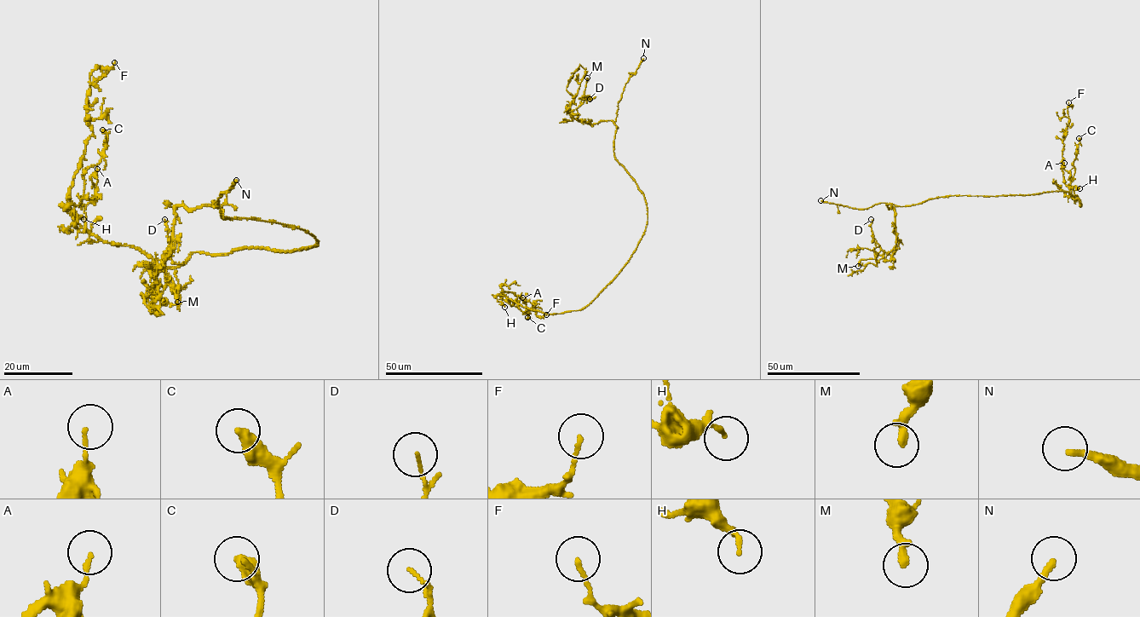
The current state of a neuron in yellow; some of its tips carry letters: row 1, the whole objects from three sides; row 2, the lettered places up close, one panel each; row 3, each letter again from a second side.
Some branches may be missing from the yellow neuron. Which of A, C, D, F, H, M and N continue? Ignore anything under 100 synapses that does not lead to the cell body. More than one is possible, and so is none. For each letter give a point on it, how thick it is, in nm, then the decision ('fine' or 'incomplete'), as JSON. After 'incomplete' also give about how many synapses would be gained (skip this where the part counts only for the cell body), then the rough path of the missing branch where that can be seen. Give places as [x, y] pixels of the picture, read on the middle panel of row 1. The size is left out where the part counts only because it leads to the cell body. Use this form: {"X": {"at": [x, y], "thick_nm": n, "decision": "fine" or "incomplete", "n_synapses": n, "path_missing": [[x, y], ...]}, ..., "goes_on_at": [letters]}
{"A": {"at": [522, 297], "thick_nm": 130, "decision": "fine"}, "C": {"at": [527, 317], "thick_nm": 480, "decision": "fine"}, "D": {"at": [590, 99], "thick_nm": 80, "decision": "fine"}, "F": {"at": [546, 314], "thick_nm": 130, "decision": "fine"}, "H": {"at": [504, 307], "thick_nm": 140, "decision": "fine"}, "M": {"at": [587, 77], "thick_nm": 280, "decision": "fine"}, "N": {"at": [643, 58], "thick_nm": 220, "decision": "incomplete", "path_missing": [[643, 58], [653, 54], [641, 45], [633, 46]]}, "goes_on_at": ["N"]}

